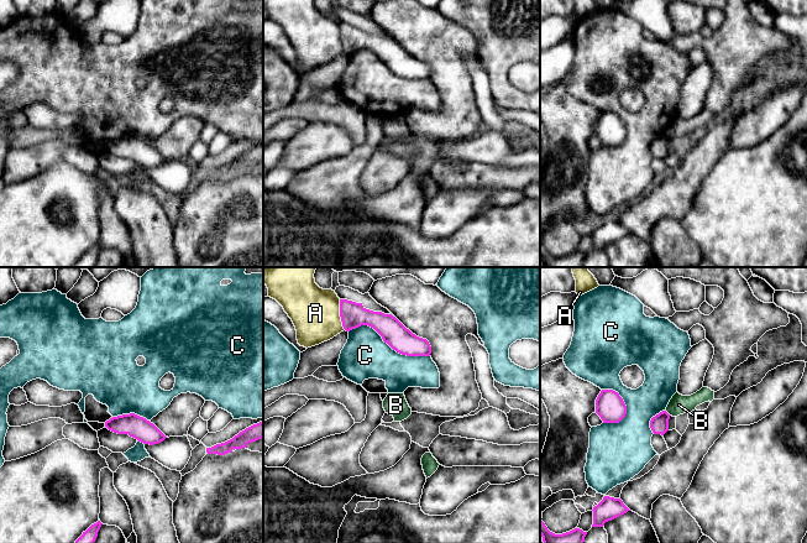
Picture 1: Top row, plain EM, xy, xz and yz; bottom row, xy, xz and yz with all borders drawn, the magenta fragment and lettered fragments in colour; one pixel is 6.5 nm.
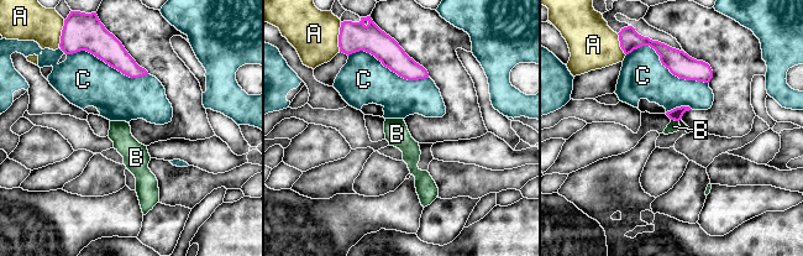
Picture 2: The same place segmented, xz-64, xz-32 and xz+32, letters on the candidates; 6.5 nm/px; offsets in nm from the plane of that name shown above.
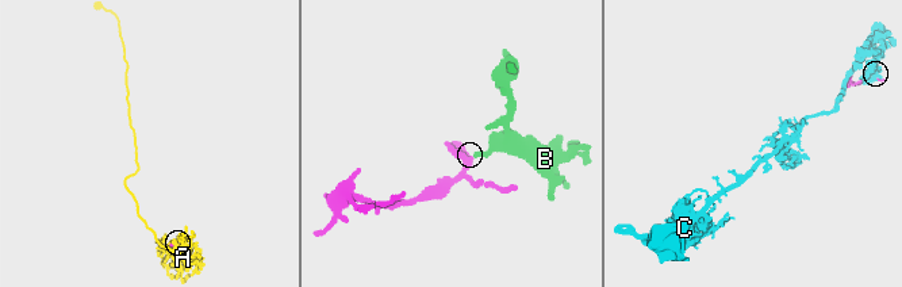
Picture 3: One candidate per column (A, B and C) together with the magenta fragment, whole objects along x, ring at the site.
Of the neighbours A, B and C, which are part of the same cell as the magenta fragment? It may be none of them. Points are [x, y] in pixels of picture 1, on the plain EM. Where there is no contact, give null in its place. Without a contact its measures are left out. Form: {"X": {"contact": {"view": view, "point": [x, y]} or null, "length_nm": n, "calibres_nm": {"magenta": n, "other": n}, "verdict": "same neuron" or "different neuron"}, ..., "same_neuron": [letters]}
{"A": {"contact": {"view": "xz", "point": [340, 37]}, "length_nm": 200, "calibres_nm": {"magenta": 160, "other": 320}, "verdict": "different neuron"}, "B": {"contact": {"view": "yz", "point": [666, 135]}, "length_nm": 50, "calibres_nm": {"magenta": 120, "other": 130}, "verdict": "different neuron"}, "C": {"contact": {"view": "xz", "point": [388, 67]}, "length_nm": 550, "calibres_nm": {"magenta": 160, "other": 300}, "verdict": "different neuron"}, "same_neuron": []}

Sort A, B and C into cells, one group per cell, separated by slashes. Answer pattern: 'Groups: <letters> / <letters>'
Groups: A / B / C

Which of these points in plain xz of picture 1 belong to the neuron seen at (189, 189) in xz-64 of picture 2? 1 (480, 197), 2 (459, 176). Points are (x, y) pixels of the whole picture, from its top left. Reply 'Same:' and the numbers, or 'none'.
Same: 2

